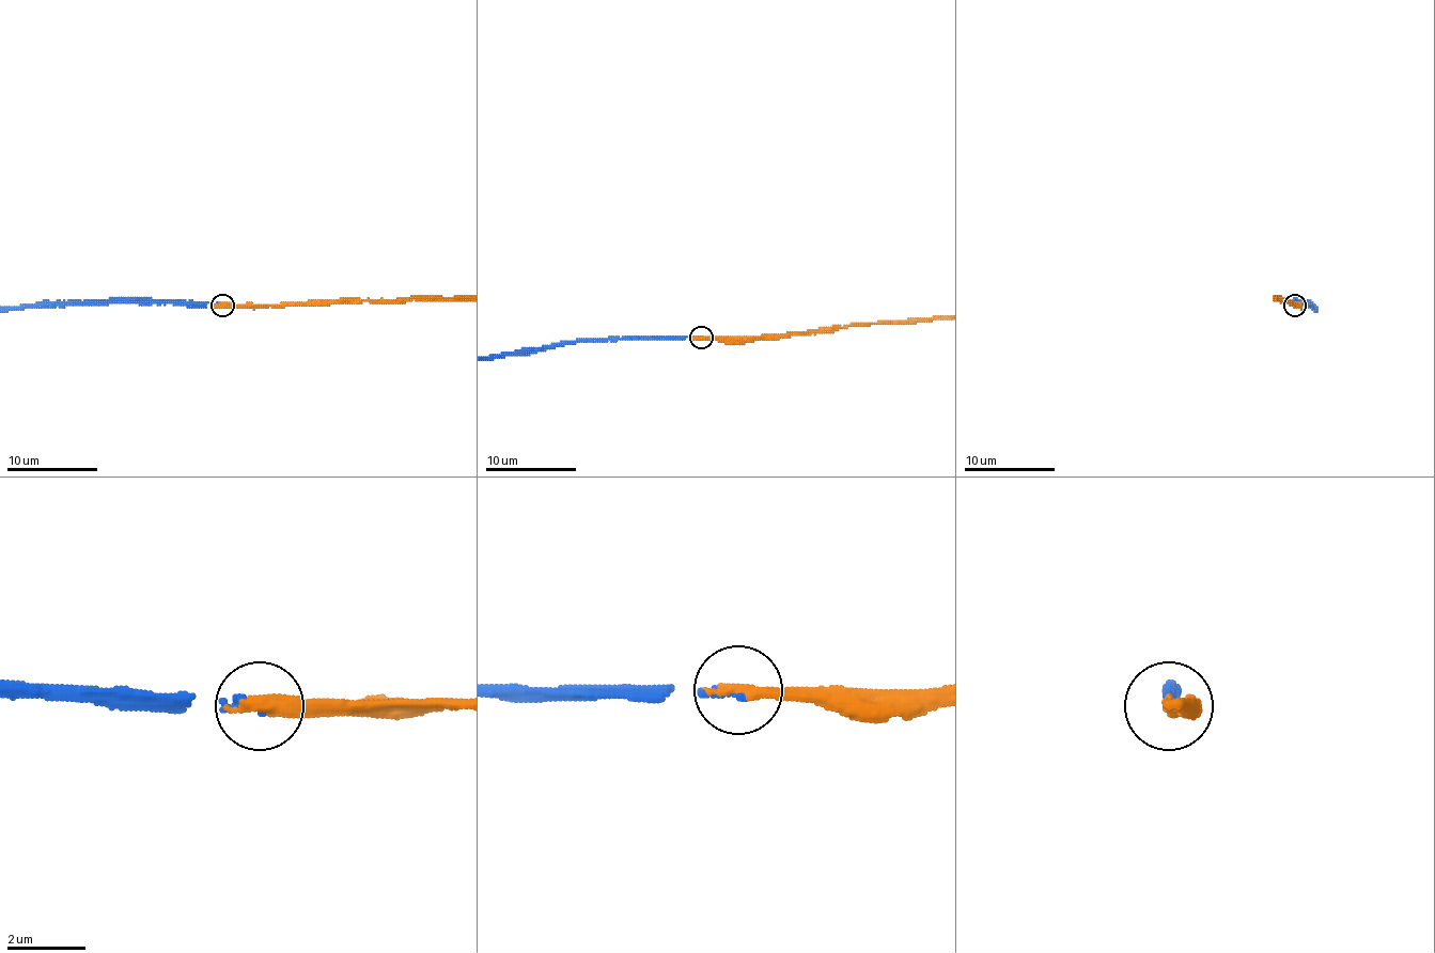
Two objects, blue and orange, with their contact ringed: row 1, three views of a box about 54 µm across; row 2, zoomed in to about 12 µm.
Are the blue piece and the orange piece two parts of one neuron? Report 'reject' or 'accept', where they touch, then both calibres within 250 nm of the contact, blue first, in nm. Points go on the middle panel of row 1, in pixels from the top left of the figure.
accept; at (701, 338); 190 nm thick on the blue side, 360 nm on the other

